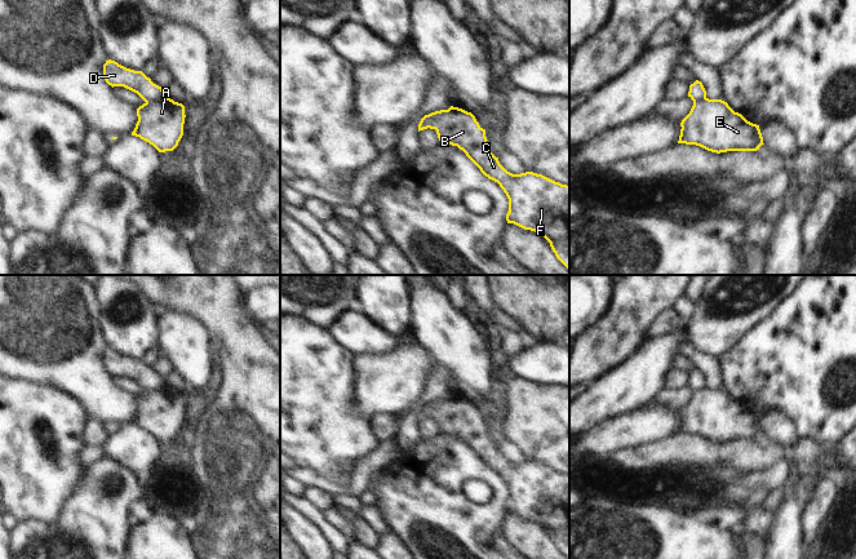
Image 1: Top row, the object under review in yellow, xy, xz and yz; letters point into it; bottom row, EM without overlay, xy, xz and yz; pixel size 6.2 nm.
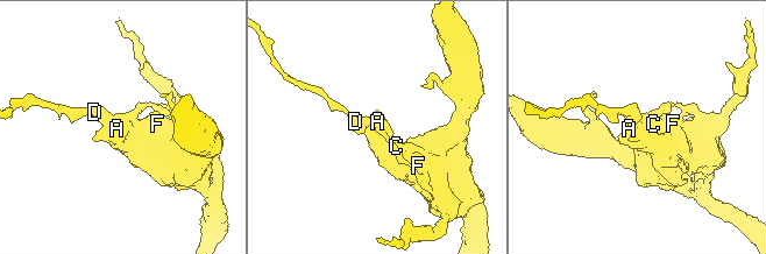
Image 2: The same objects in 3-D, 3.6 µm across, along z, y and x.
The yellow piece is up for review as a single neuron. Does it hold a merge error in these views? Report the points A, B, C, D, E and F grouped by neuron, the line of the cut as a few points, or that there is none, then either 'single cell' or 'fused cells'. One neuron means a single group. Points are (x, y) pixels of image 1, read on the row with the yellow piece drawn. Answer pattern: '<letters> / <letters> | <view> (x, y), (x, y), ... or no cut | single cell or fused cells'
A B C E F / D | xy (164, 96), (146, 103) | fused cells

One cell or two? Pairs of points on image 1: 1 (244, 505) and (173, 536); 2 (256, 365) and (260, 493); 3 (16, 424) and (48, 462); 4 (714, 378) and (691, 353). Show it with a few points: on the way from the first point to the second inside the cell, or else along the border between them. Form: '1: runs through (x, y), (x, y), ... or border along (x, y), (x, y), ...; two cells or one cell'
1: border along (187, 535), (191, 545); two cells
2: border along (266, 455), (253, 491), (260, 505); two cells
3: runs through (21, 433), (39, 453); one cell
4: runs through (712, 372), (697, 358); one cell

